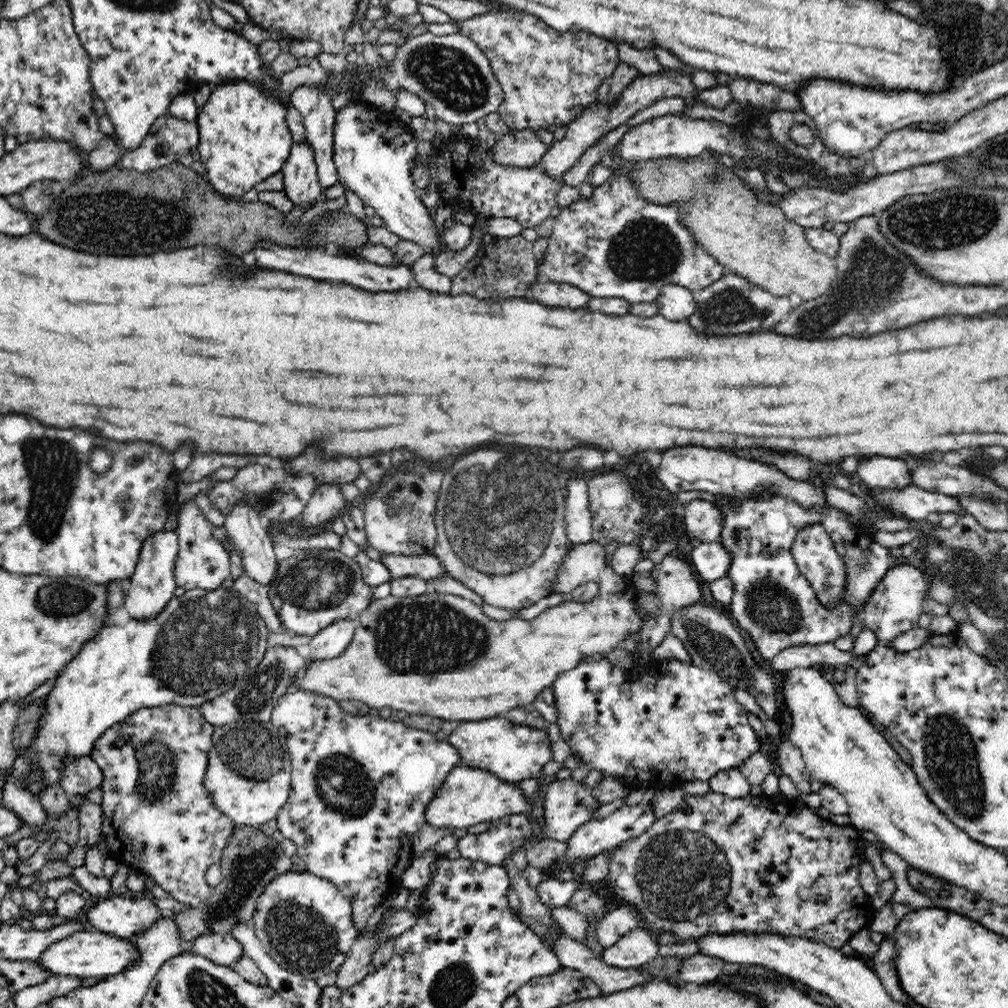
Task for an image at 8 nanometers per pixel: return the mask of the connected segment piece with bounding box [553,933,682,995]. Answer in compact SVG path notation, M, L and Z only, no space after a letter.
M560 933L555 938L553 953L568 969L576 969L578 972L586 974L591 980L596 981L606 995L654 980L682 984L674 976L654 978L642 968L620 969L610 966L602 962L602 959L595 957L586 944L571 939L566 933Z

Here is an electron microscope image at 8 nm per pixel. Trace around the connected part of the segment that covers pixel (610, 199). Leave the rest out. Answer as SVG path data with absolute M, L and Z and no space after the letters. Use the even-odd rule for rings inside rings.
M614 174L607 181L608 192L600 192L600 186L596 186L592 196L562 207L560 214L550 219L545 233L547 249L537 263L538 277L546 276L550 282L574 286L590 297L620 298L634 303L657 300L666 285L682 286L695 293L724 276L724 266L697 244L694 235L679 220L676 207L644 202L627 174Z

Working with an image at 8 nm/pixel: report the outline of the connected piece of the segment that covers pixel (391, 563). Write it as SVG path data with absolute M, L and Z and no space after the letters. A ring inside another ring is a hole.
M426 552L420 556L390 553L382 557L381 563L394 579L414 575L428 582L430 579L450 577L433 553Z

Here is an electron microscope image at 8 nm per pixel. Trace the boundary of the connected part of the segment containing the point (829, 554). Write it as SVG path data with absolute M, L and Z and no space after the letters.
M820 523L805 526L794 539L791 553L795 558L799 571L806 577L816 593L816 598L821 600L822 606L834 608L838 601L846 596L846 563L841 553L835 549L835 544L830 535Z

